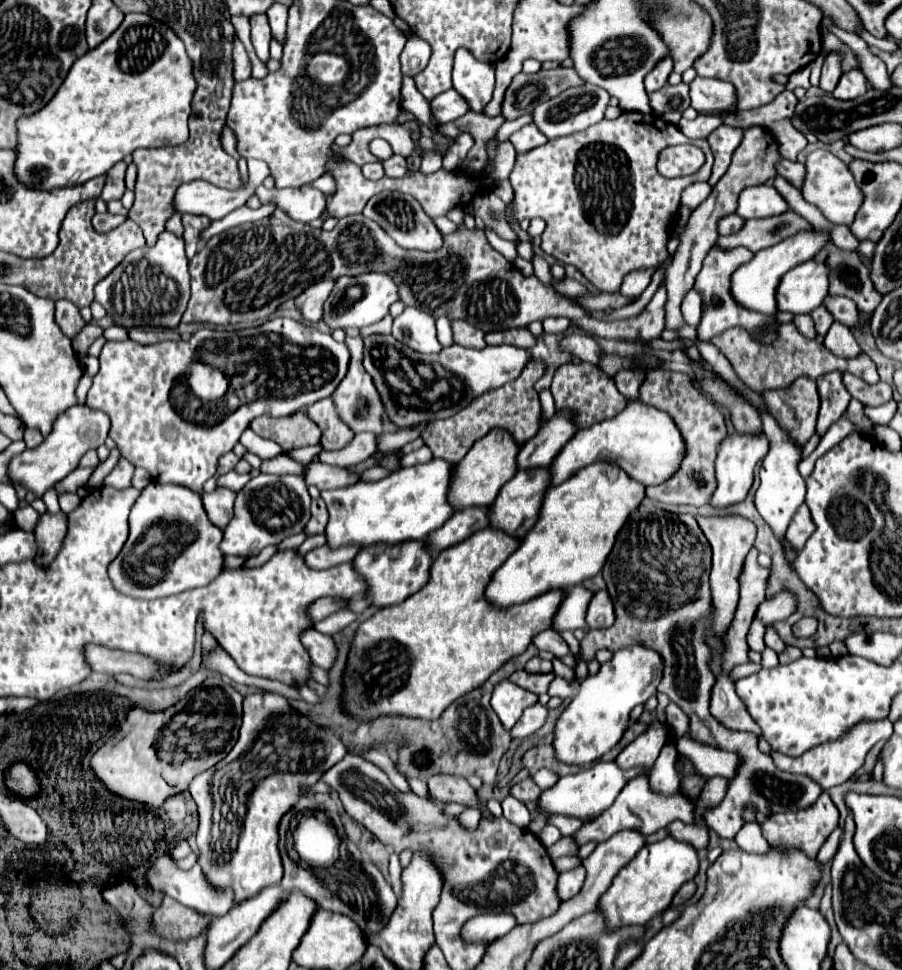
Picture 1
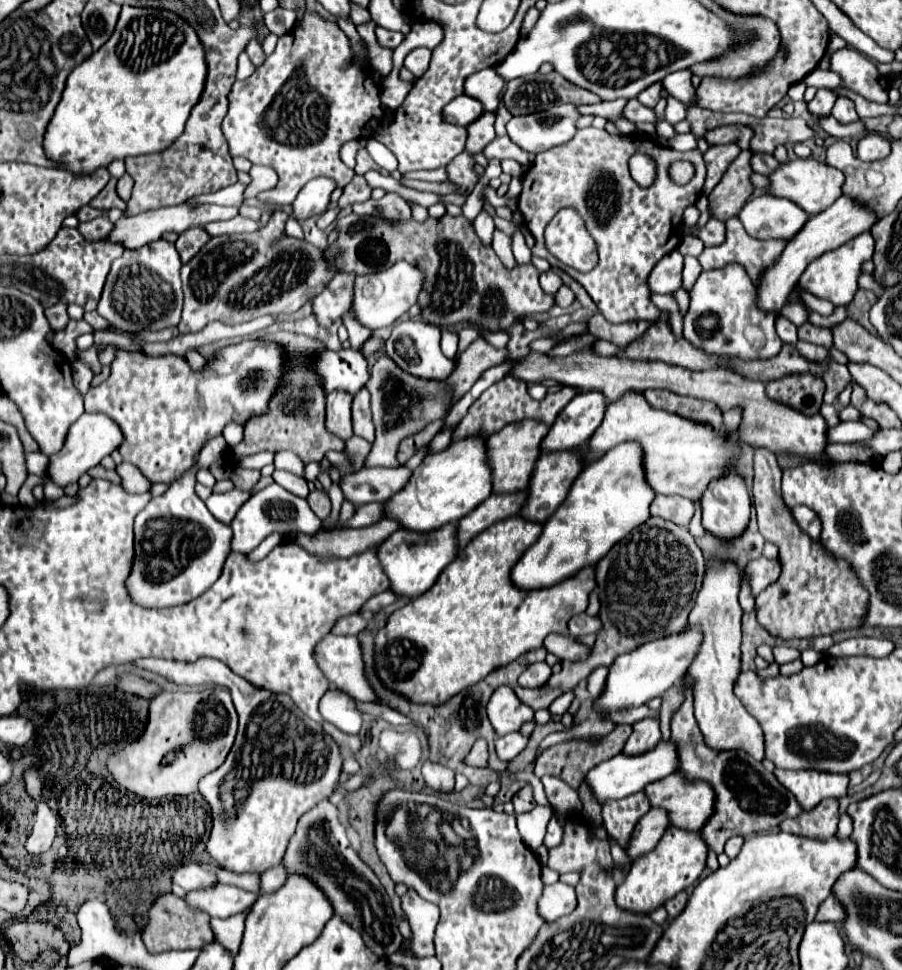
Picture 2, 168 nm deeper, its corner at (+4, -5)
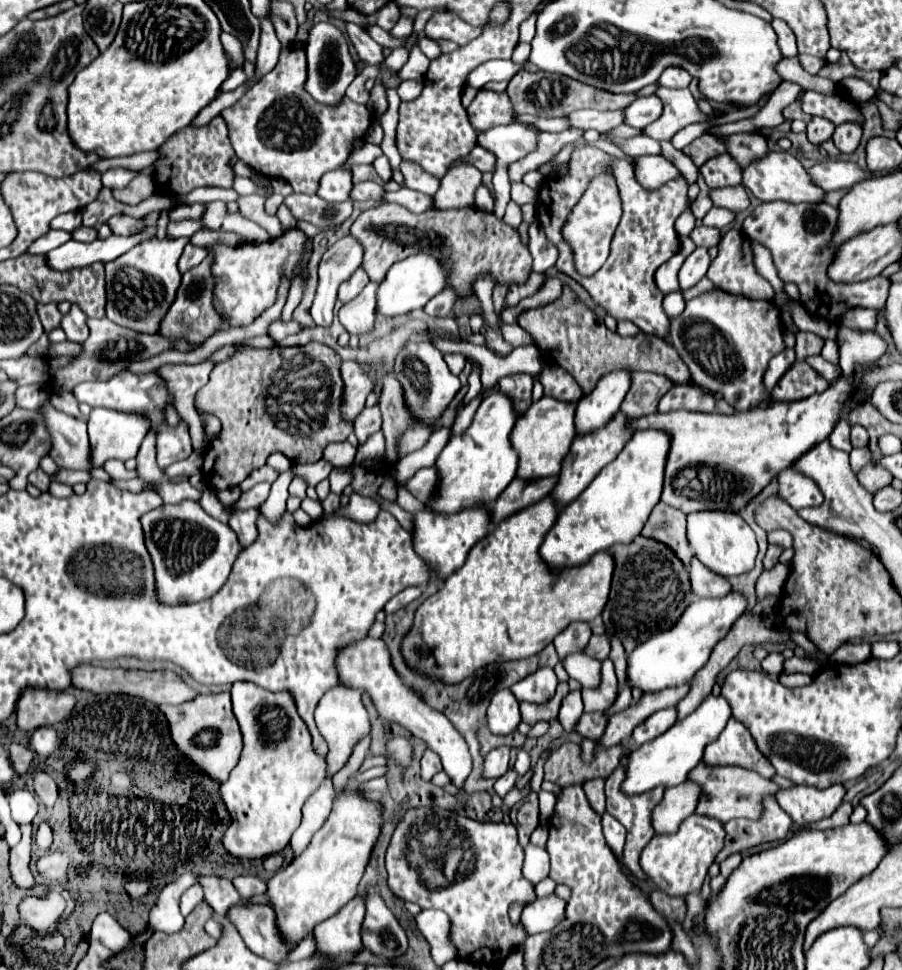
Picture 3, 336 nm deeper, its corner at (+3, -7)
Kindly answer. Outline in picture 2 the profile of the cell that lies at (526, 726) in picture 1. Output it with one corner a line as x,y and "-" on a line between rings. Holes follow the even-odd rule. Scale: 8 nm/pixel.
517,731
517,733
509,733
509,735
505,735
505,737
499,737
499,739
495,741
497,757
499,757
501,761
509,763
515,755
519,755
519,753
525,749
527,739
529,739
529,737
523,737
519,731

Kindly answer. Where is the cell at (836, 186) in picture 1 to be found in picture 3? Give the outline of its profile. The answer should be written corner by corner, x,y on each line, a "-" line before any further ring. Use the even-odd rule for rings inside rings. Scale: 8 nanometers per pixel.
770,151
764,159
750,163
742,171
742,183
760,201
786,201
786,203
822,203
826,191
812,181
802,163
786,151

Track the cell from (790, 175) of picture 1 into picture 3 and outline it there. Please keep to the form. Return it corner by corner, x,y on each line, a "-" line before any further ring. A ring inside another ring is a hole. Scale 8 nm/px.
738,133
726,139
728,139
728,153
736,157
736,161
742,167
746,167
746,163
752,163
754,159
762,159
770,151
766,139
758,133

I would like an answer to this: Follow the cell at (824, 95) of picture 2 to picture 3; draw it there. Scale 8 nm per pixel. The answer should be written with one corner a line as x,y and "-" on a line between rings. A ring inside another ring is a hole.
812,117
808,121
808,127
806,127
806,135
812,143
824,143
826,139
830,139
834,133
834,125
832,121
824,119
824,117

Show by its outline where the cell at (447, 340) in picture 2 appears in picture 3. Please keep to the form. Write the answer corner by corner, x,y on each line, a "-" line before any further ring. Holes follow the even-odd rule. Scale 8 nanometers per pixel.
446,353
444,355
444,361
448,363
448,367
452,369
452,373
460,373
464,369
464,363
466,363
466,357
462,353

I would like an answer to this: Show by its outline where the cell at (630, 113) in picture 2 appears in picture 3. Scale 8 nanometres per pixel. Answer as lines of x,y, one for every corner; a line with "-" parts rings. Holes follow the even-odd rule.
582,109
582,111
574,111
568,115
570,117
570,125
572,127
580,127
580,129
596,129
600,133
612,131
614,127
624,123
624,111
590,111
590,109

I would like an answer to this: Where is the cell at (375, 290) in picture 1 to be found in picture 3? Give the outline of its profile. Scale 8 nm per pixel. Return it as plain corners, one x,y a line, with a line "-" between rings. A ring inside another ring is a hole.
412,255
408,259
398,261
390,267
384,281
380,283
376,291
376,311
388,319
406,315
414,309
422,309
434,295
438,295
446,287
446,275
448,271
430,255

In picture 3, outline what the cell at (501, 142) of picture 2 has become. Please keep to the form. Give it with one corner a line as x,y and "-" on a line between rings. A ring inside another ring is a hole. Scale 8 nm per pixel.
474,147
466,157
462,157
460,161
470,161
472,165
476,165
482,173
484,171
494,171
496,169
496,155
490,153
488,149
482,149
482,147

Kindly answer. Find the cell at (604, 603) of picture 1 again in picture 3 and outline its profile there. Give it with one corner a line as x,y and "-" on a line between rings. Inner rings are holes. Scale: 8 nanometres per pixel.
584,621
570,623
570,625
568,625
560,635
556,635
556,639
554,639
558,657
564,659
564,657
570,655
570,653
580,653
580,651
584,649
584,645
588,643
590,637
592,637
592,631
590,631
590,625
588,625
588,623
584,623

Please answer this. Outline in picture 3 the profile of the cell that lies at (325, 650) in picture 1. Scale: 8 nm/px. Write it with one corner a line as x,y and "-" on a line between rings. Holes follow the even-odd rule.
364,637
362,641
354,641
350,645
346,645
344,649
340,649
340,653
336,653
336,671
340,673
340,681
346,687
352,689
360,689
360,693
368,695
378,711
380,717
384,717
390,723
398,723
400,727
404,727
406,731
410,731
414,737
422,739
428,749
432,749
434,753
440,755
444,771
450,775
452,783
462,787
464,779
468,777
470,769
472,769
472,757
468,753
468,745
464,741
464,737
460,737
460,733
454,729
454,725
436,709
424,705
396,675
396,671
390,665
390,653
384,645
382,639
372,639
372,637

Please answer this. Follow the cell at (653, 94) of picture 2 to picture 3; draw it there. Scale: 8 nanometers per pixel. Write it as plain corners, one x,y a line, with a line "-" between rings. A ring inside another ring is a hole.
656,95
638,97
632,105
626,107
626,121
632,127
646,127
656,121
662,113
662,101

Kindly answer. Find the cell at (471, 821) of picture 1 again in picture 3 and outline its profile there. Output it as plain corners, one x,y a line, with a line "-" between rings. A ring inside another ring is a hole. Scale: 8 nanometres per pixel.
508,771
506,775
502,775
496,783
494,783
494,791
496,791
496,795
500,795
500,797
504,797
512,787
514,787
514,783
516,783
516,779
518,779
518,775
516,775
516,771

